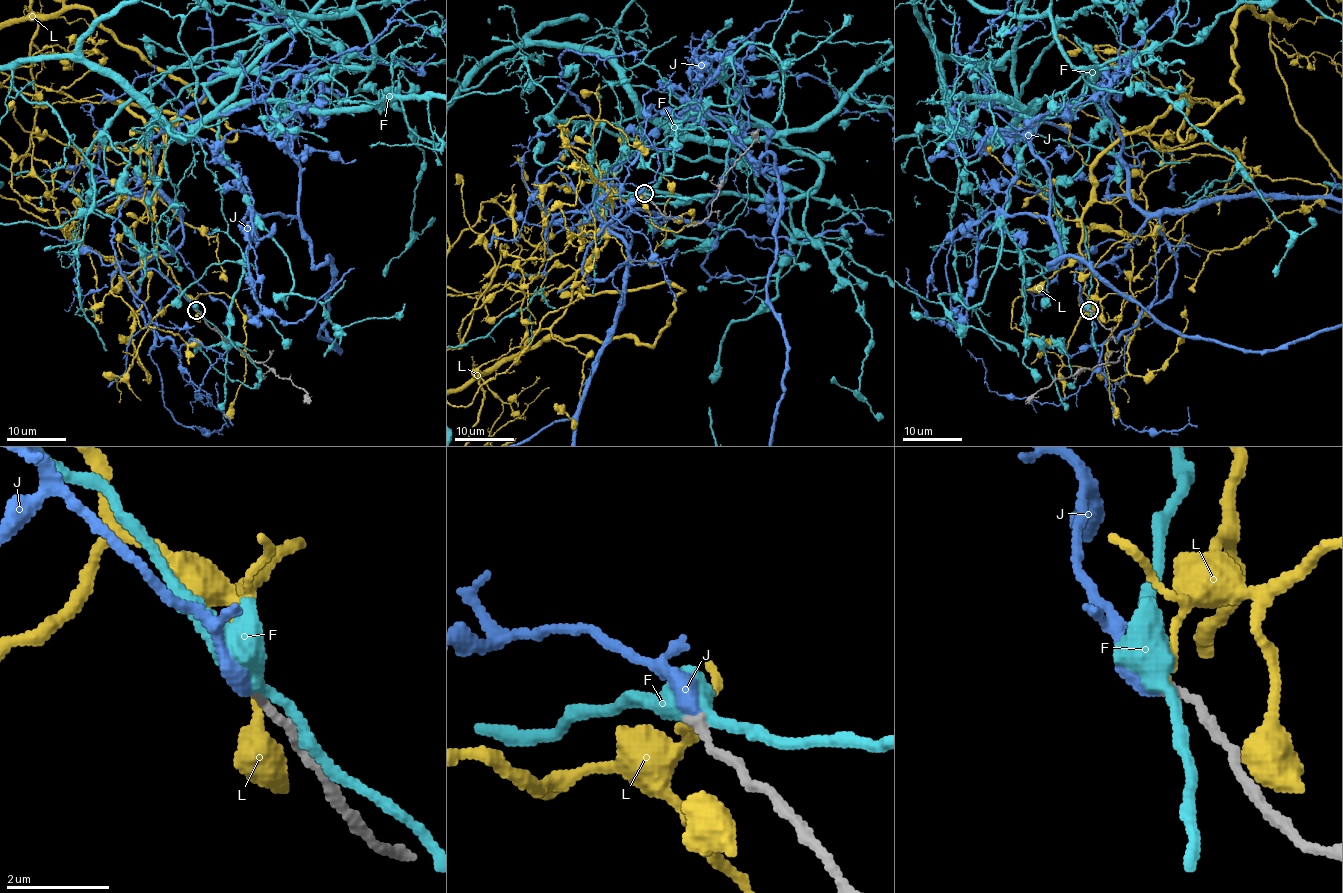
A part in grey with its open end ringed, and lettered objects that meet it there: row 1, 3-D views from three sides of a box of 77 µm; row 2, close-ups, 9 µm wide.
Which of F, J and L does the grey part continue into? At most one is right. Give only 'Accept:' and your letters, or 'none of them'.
Accept: J

